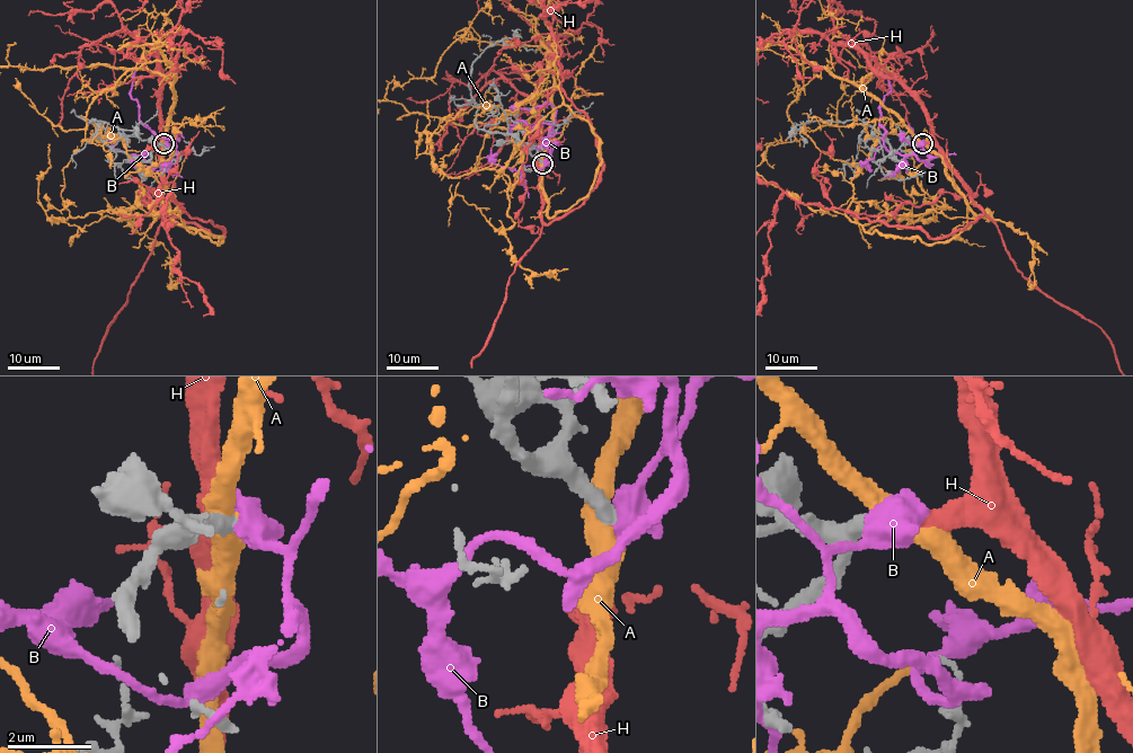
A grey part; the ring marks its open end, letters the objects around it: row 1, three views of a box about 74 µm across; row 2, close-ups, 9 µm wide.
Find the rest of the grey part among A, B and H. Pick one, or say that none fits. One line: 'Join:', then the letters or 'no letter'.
Join: H

